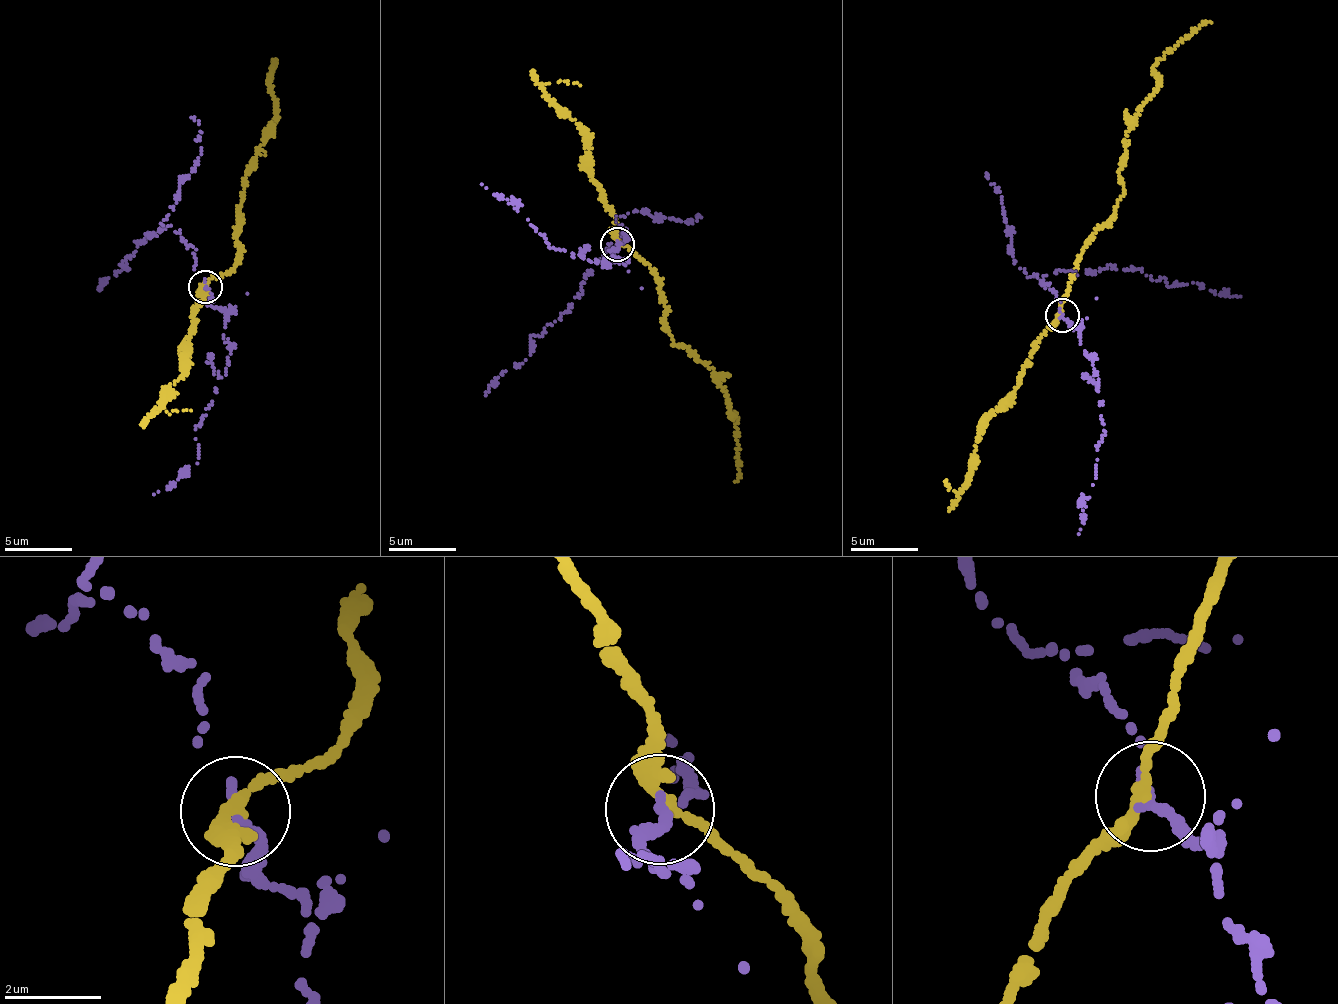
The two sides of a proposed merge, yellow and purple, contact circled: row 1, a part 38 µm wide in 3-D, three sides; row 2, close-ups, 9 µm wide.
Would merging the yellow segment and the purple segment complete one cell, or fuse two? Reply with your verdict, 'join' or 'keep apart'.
keep apart

